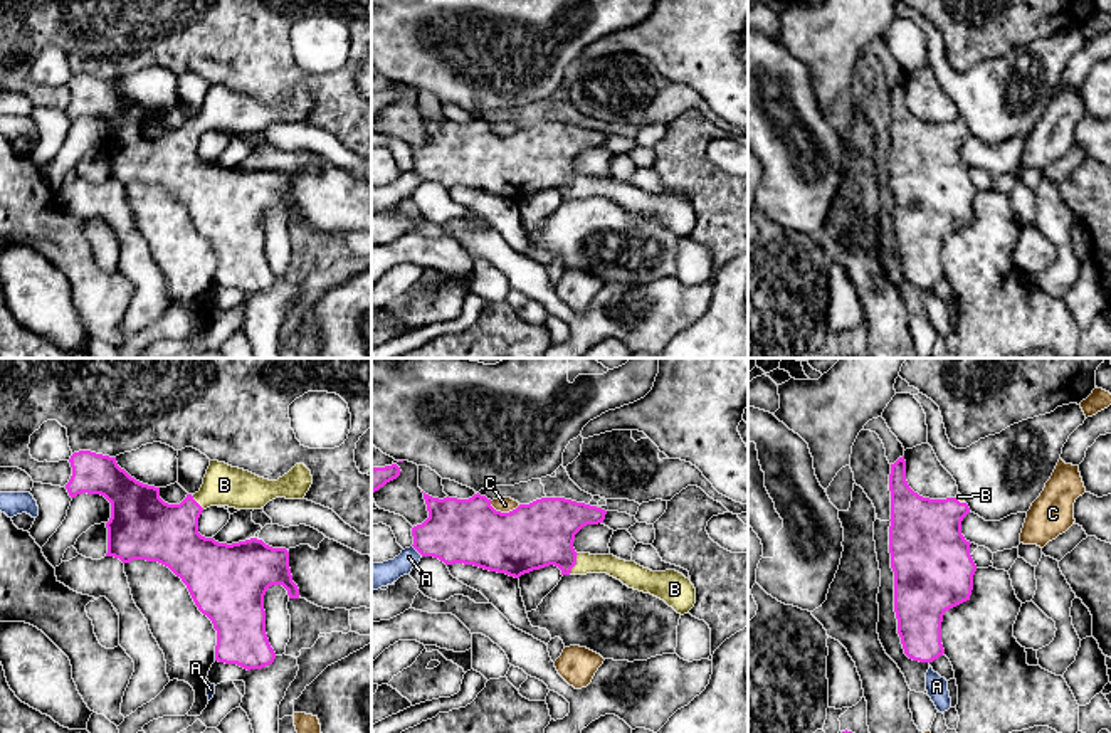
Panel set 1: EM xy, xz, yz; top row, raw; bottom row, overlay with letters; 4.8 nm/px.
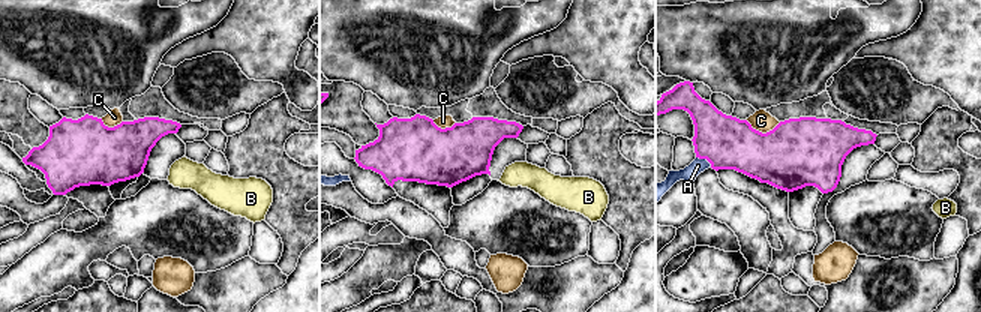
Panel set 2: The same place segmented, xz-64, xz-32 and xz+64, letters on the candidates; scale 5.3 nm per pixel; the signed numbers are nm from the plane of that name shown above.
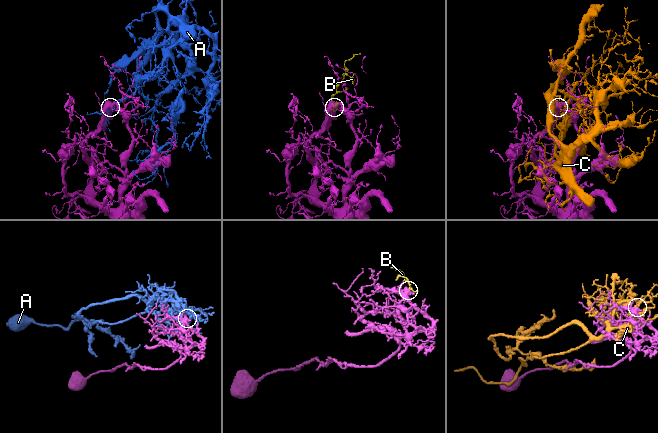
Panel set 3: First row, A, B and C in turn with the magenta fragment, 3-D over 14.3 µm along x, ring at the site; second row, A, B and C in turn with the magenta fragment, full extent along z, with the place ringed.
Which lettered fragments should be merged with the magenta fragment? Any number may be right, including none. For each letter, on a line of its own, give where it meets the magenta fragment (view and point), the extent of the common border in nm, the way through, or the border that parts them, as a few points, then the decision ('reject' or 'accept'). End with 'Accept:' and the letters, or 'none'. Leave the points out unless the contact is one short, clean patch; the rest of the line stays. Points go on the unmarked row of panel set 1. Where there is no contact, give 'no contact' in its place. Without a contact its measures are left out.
A: xz (417, 174) | 80 nm | reject
B: xz (573, 187) | 120 nm | across xz (542, 157), (573, 187), (609, 187), (622, 194) | accept
C: xz (505, 137) | 150 nm | reject
Accept: B

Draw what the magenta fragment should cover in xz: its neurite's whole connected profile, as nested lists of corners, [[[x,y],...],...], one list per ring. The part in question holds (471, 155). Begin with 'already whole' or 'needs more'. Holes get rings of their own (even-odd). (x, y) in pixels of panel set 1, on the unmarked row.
needs more; [[[424,116],[429,141],[412,151],[413,171],[422,180],[434,180],[445,188],[464,187],[489,195],[519,202],[524,197],[555,188],[561,198],[607,197],[629,212],[650,217],[664,224],[677,237],[684,239],[696,227],[696,212],[689,202],[676,193],[652,195],[613,178],[577,177],[575,158],[587,148],[603,146],[607,134],[565,121],[541,121],[529,128],[519,128],[509,136],[496,134],[491,123],[479,116],[469,123],[432,121]]]

